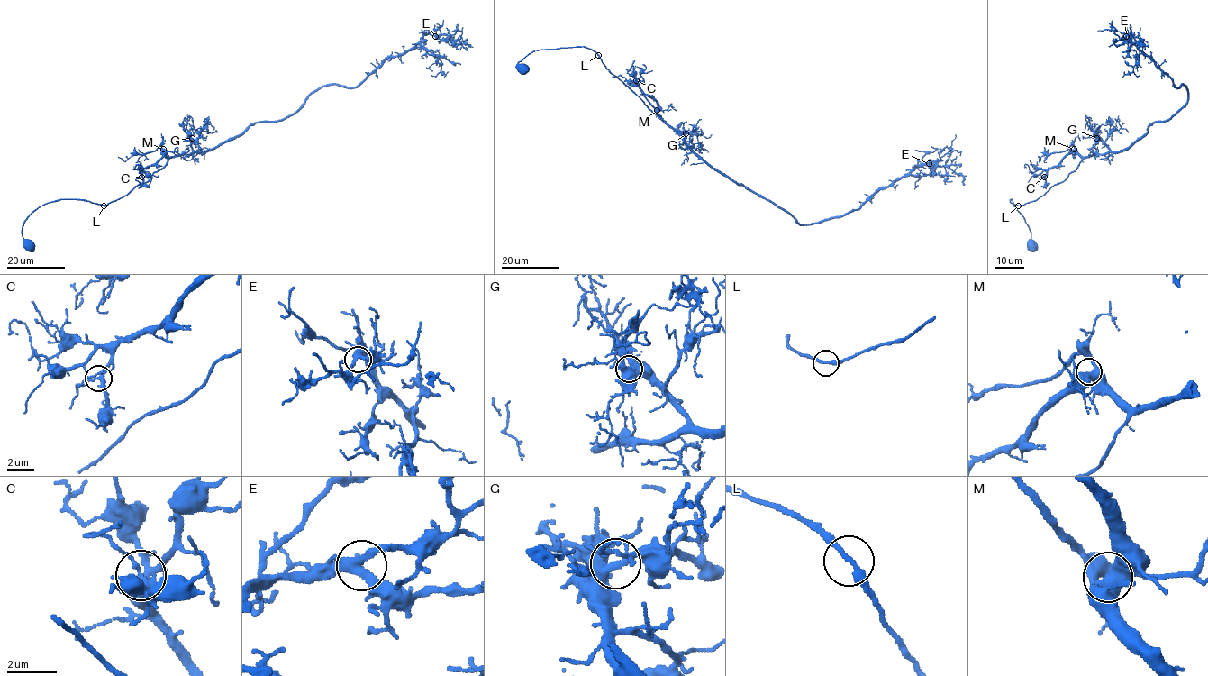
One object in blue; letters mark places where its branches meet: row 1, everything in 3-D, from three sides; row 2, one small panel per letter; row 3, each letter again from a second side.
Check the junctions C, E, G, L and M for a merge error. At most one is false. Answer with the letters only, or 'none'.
none

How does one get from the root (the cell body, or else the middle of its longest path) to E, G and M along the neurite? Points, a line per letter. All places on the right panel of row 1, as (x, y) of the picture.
E: (1030, 244), (1011, 199), (1036, 201), (1085, 158), (1126, 149), (1186, 101), (1186, 87), (1176, 87), (1126, 36)
G: (1030, 244), (1030, 229), (1011, 199), (1017, 205), (1034, 201), (1085, 158), (1103, 155), (1109, 149), (1096, 138)
M: (1030, 244), (1030, 229), (1010, 201), (1017, 205), (1034, 201), (1065, 179), (1081, 159), (1074, 149)

